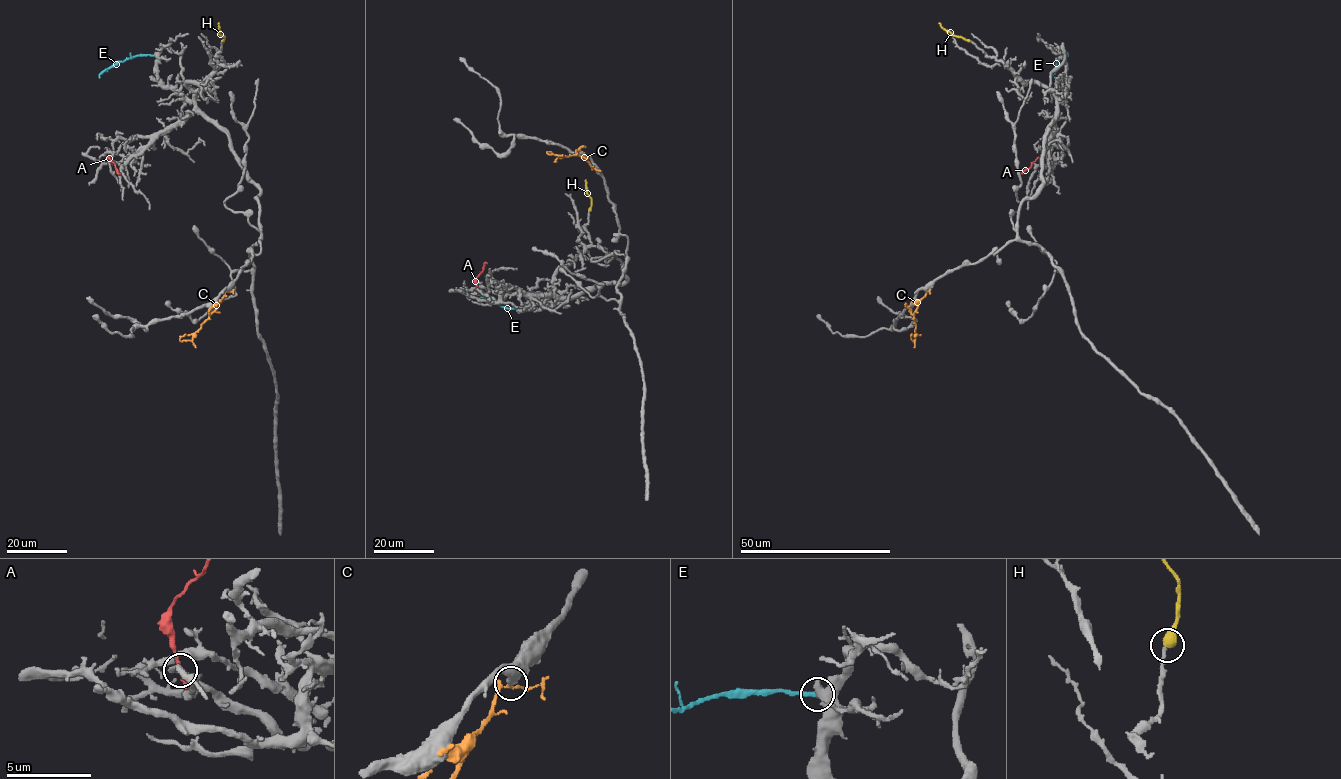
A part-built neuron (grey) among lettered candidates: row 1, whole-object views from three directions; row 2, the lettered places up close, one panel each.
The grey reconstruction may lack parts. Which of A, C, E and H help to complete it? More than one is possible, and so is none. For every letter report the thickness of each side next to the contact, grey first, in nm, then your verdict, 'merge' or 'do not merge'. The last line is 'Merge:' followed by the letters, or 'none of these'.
A: 240 nm thick on the grey side, 220 nm on the other; do not merge
C: 650 nm thick on the grey side, 190 nm on the other; do not merge
E: 700 nm thick on the grey side, 320 nm on the other; do not merge
H: 240 nm thick on the grey side, 550 nm on the other; merge
Merge: H

